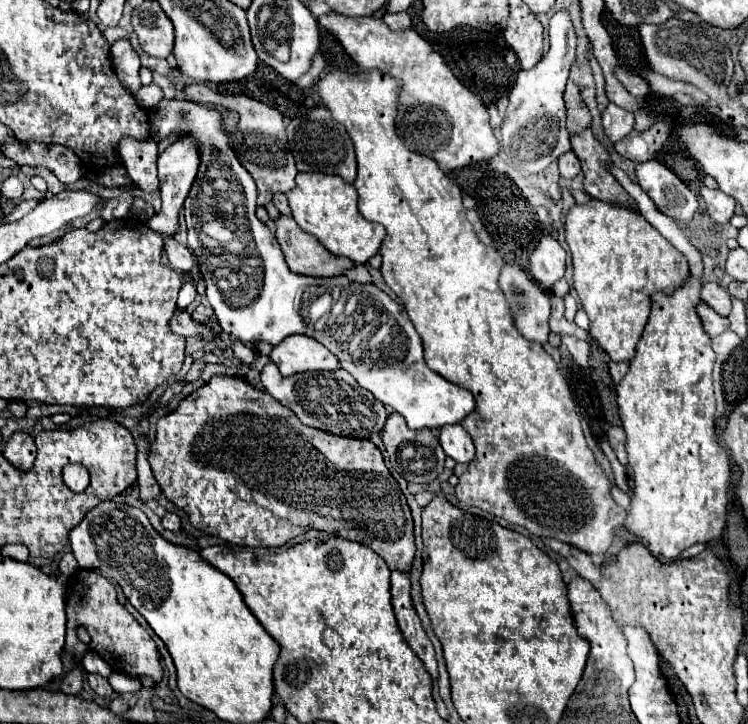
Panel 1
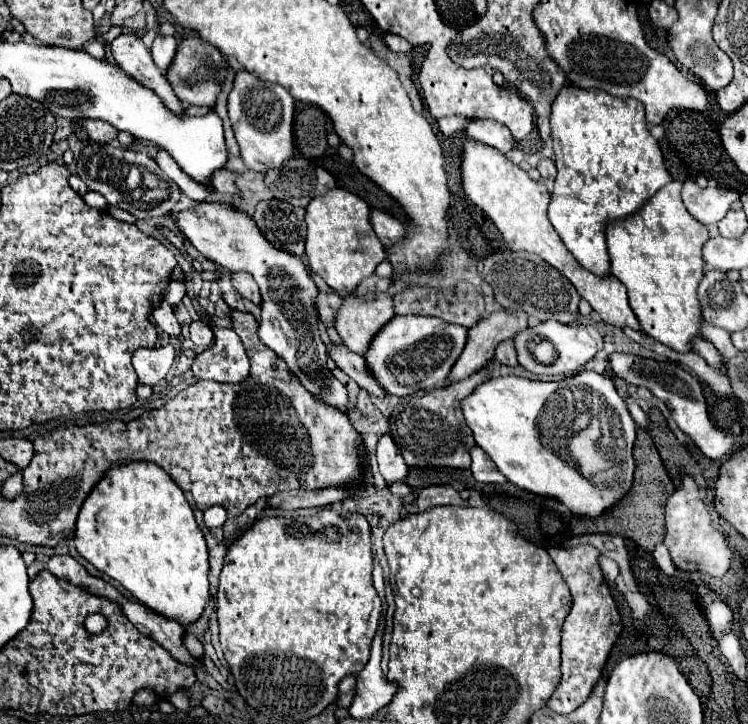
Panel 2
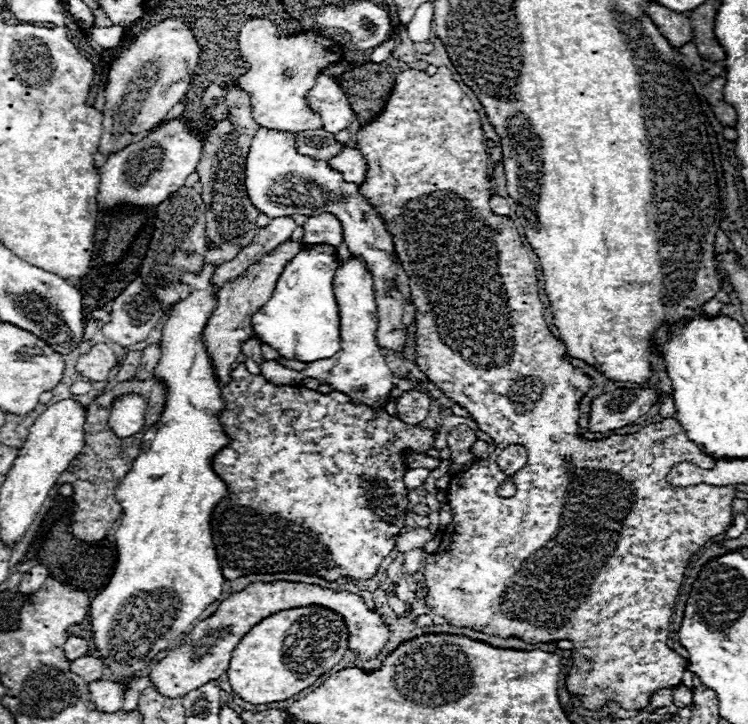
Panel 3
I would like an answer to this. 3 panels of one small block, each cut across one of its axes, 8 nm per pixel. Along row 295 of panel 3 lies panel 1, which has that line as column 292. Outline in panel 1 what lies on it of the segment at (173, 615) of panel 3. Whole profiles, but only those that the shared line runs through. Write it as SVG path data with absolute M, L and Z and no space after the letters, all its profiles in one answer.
M302 172L296 176L296 186L286 194L292 208L292 216L298 226L314 236L330 254L346 256L356 264L366 264L378 254L384 240L384 226L368 222L358 210L358 192L352 184L346 184L338 176L328 176L322 172Z

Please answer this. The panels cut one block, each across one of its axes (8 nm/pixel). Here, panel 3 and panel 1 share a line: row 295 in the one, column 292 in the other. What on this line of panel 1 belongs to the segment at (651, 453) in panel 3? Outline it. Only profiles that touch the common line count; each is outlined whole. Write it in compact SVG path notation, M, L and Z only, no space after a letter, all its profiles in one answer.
M212 376L202 388L198 388L196 392L192 392L190 396L180 400L180 404L176 406L174 412L170 412L170 414L166 414L158 420L156 438L154 438L152 448L150 448L150 466L152 466L152 474L154 474L156 482L162 488L162 494L170 502L174 502L178 508L182 508L188 514L192 524L206 534L214 534L214 536L226 540L228 544L234 542L238 546L250 546L250 548L258 548L258 546L278 548L278 546L286 544L288 540L302 536L308 528L316 528L316 530L334 532L340 538L360 542L360 544L372 548L376 554L380 554L386 560L390 570L408 572L410 566L412 566L412 560L414 560L414 526L412 526L410 508L406 504L404 494L398 488L398 482L388 472L384 458L382 458L382 452L374 446L374 442L372 440L360 440L360 438L334 436L330 432L310 428L310 426L302 424L290 408L282 406L272 396L268 396L260 388L248 384L240 376Z

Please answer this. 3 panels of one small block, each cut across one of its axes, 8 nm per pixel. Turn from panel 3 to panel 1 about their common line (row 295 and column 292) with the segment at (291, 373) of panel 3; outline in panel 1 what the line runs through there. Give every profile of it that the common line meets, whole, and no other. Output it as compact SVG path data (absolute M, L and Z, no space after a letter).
M302 334L288 336L282 344L274 346L270 360L278 364L282 376L306 370L338 370L338 358L318 340Z

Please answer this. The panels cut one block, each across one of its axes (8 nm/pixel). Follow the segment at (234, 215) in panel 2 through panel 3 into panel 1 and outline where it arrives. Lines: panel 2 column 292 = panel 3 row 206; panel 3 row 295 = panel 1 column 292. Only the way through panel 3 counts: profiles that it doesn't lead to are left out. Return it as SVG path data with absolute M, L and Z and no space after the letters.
M268 362L262 370L262 384L266 392L280 404L290 408L306 426L326 430L336 436L372 438L380 434L386 422L386 408L374 400L366 388L362 388L346 370L332 372L304 372L284 378L274 362Z

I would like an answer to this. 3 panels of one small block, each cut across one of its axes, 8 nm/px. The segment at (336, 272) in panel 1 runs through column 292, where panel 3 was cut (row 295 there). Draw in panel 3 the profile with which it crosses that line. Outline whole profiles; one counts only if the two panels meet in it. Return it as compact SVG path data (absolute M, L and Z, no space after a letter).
M286 240L280 246L276 246L272 252L268 252L264 258L260 258L260 262L248 266L246 272L242 272L238 278L226 282L220 288L218 308L212 312L212 316L210 316L210 320L208 320L206 328L204 328L204 338L202 338L206 348L208 348L210 358L214 362L220 386L228 384L230 372L234 368L234 362L242 354L242 342L246 342L248 338L254 336L250 318L254 316L256 310L260 310L268 302L268 298L274 292L276 280L278 280L280 272L284 270L284 264L288 264L288 260L292 256L296 256L296 252L300 252L300 250L302 250L302 242Z

